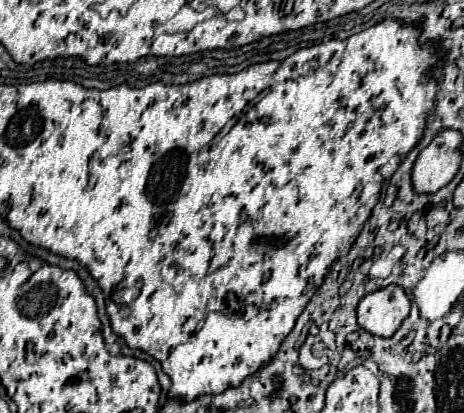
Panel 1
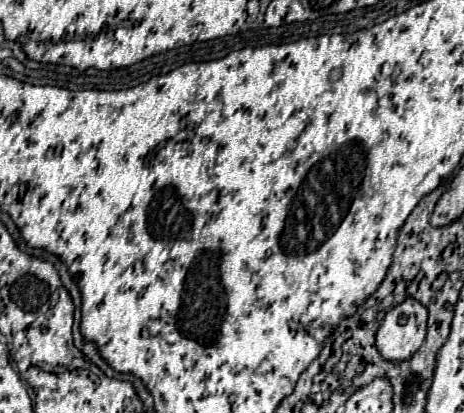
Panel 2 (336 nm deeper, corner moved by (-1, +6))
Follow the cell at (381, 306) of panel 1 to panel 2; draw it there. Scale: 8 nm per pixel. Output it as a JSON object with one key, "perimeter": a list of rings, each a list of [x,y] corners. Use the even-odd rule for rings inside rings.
{"perimeter":[[[413,298],[385,314],[377,330],[377,348],[385,360],[405,362],[423,344],[427,334],[427,308]]]}

